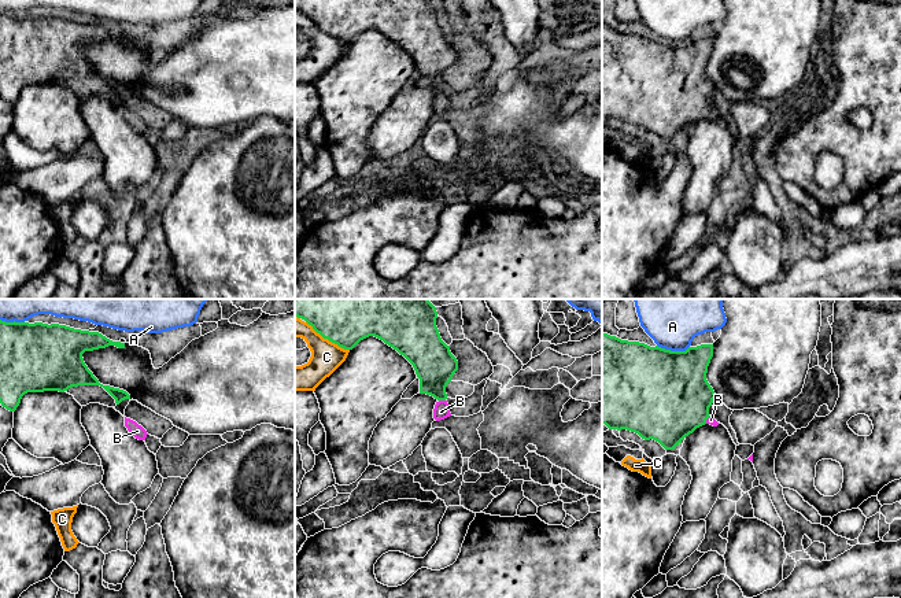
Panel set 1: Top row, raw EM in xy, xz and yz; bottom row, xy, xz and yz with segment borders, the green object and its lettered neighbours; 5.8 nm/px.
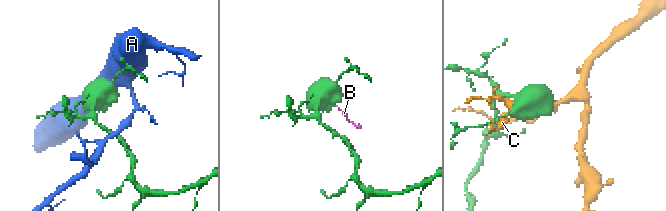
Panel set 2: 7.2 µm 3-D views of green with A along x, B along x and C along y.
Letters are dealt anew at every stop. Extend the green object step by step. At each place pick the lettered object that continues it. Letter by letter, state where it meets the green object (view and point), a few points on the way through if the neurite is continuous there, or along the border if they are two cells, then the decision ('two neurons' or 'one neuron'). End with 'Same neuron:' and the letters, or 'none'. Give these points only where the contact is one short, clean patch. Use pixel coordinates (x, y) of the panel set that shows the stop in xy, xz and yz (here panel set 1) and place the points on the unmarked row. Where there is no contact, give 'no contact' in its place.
A: meets green in yz at (674, 44); two neurons
B: meets green in xz at (442, 92); runs through xz (435, 58), (435, 80), (442, 92), (440, 104); one neuron
C: meets green in xz at (328, 32); two neurons
Same neuron: B

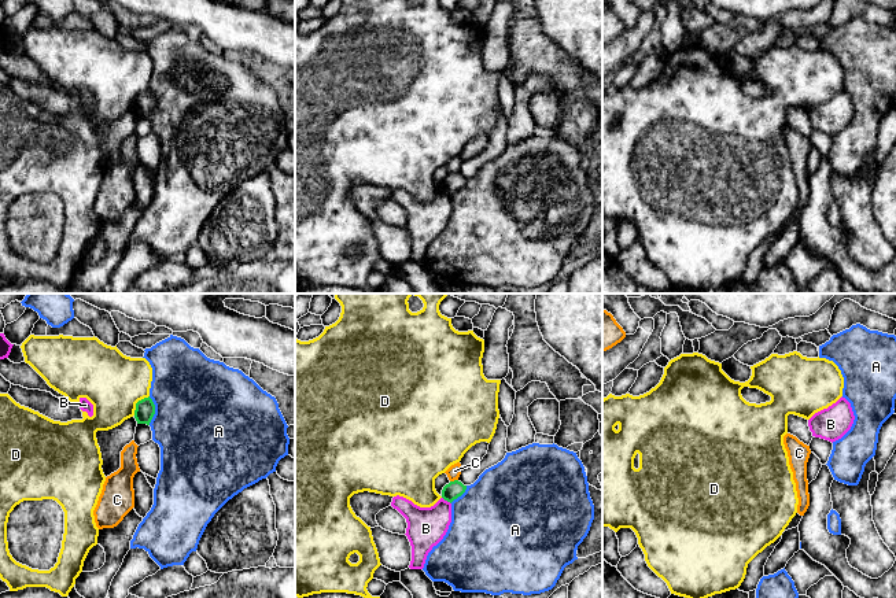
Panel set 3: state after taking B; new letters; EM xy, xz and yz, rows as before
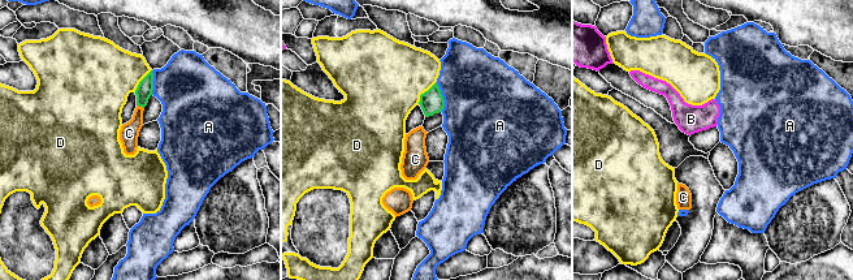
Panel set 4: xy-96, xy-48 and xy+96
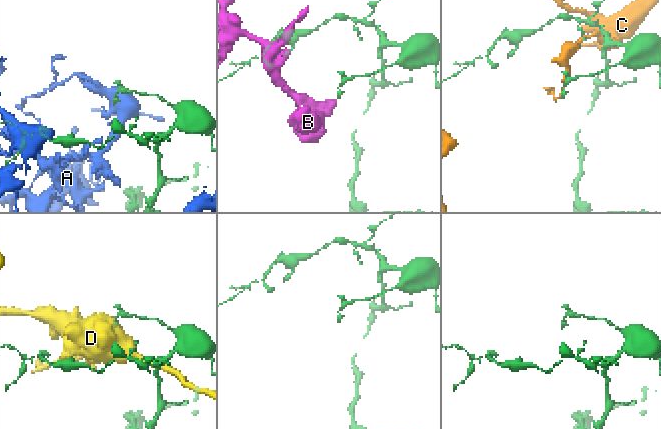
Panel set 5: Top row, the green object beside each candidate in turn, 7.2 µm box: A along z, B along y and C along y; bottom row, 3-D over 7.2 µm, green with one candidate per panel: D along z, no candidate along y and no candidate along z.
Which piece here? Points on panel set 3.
A: meets green in xy at (154, 103); two neurons
B: meets green in xz at (446, 192); border along xz (442, 189), (450, 196); two neurons
C: meets green in xz at (454, 173); two neurons
D: meets green in xy at (136, 96); border along xy (148, 88), (136, 96), (133, 107); two neurons
Same neuron: none

